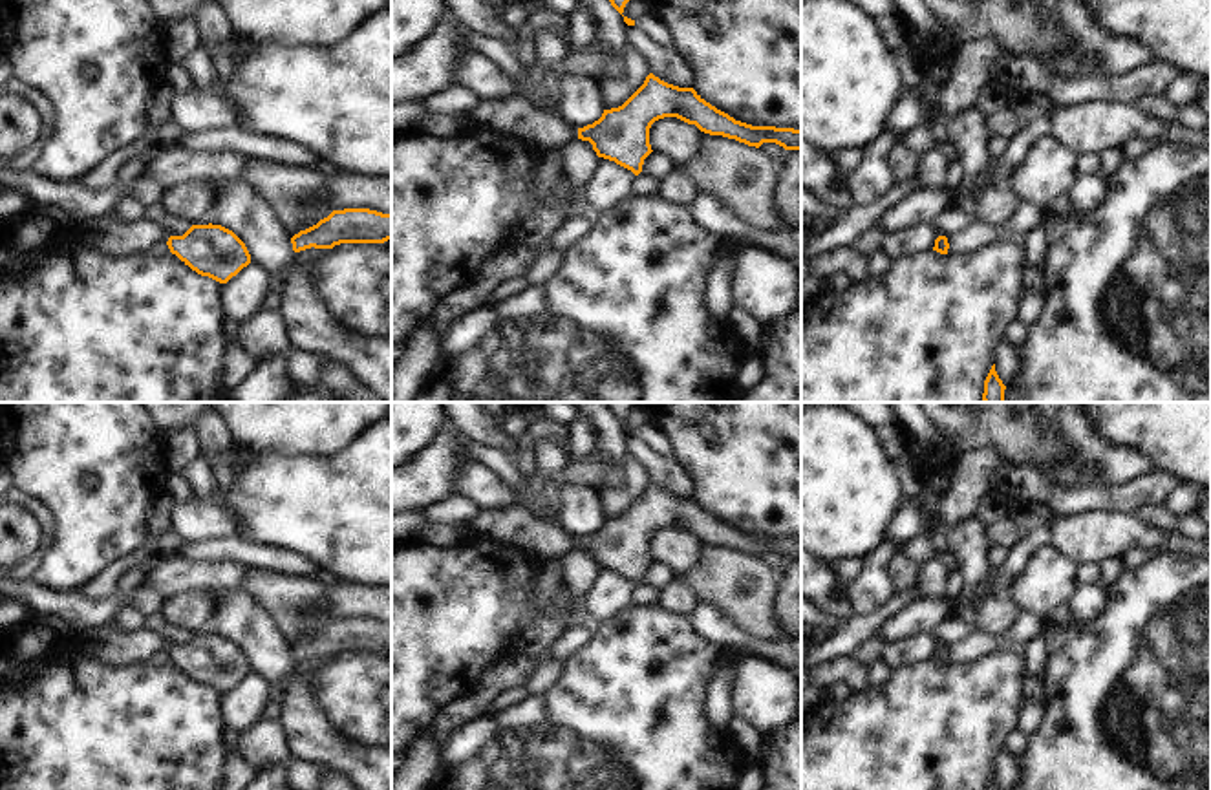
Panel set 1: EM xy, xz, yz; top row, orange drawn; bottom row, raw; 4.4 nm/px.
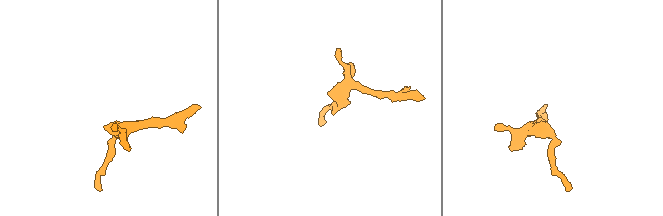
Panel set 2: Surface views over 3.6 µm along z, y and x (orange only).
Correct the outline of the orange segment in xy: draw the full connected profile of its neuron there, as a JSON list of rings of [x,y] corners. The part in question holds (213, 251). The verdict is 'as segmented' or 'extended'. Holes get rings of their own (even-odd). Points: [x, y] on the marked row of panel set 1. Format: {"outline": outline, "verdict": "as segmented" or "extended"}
{"outline": [[[113,214],[101,219],[91,219],[73,227],[82,234],[84,241],[108,256],[148,254],[155,241],[165,241],[172,254],[201,276],[209,276],[220,283],[227,283],[243,267],[251,263],[251,254],[245,243],[221,225],[192,225],[183,236],[170,236],[155,221],[121,223]]], "verdict": "extended"}

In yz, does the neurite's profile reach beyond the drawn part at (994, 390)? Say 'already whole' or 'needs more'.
already whole

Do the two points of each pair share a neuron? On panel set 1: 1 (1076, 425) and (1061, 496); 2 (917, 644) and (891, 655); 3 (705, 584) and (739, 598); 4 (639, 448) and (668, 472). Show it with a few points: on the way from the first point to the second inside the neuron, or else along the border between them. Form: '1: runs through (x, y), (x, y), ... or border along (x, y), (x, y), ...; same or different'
1: border along (1043, 474), (1061, 485), (1098, 485); different
2: runs through (911, 650), (897, 655); same
3: runs through (714, 584), (725, 584), (730, 589); same
4: runs through (646, 456), (661, 470); same

